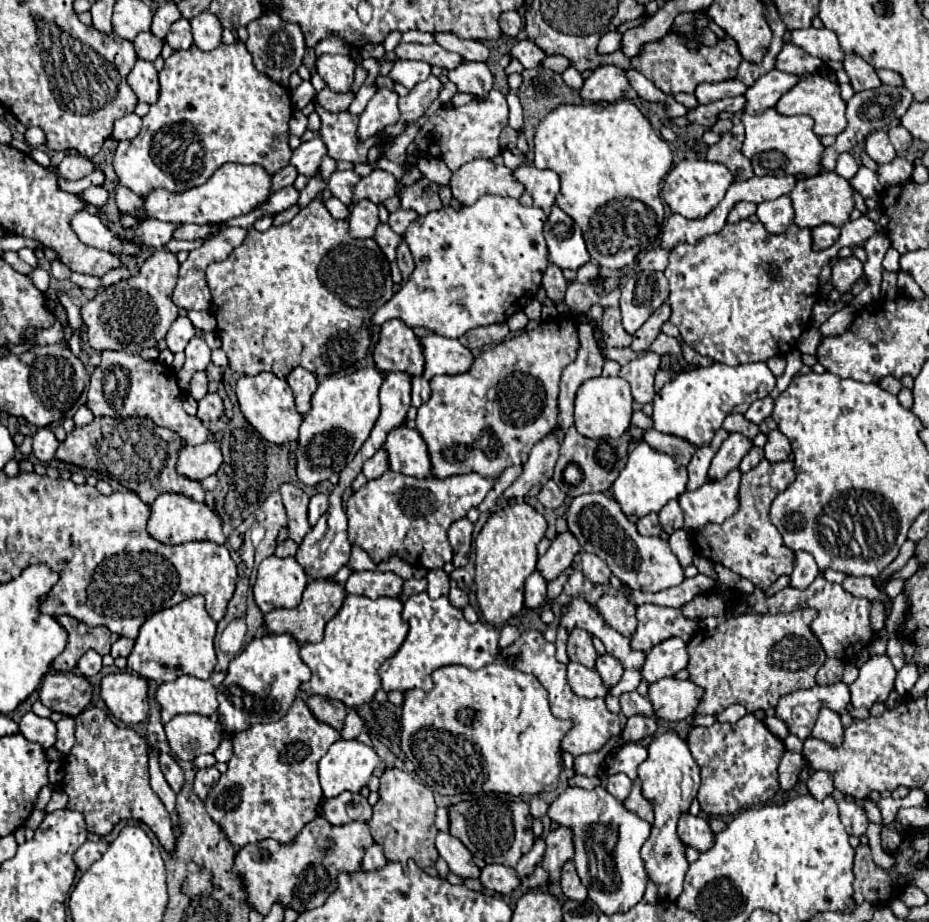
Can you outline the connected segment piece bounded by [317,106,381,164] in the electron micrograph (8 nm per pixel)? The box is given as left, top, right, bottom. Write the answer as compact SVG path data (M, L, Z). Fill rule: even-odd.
M317 106L317 114L321 116L319 136L327 144L329 156L335 160L349 160L355 164L363 164L367 162L367 150L381 142L379 136L373 136L363 144L357 142L355 130L357 130L359 116L353 116L349 112L331 114L321 106Z

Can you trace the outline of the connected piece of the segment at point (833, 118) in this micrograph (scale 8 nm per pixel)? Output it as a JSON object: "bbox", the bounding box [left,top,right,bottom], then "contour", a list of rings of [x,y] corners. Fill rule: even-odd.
{"bbox":[775,74,847,136],"contour":[[[811,74],[811,76],[805,76],[803,80],[799,80],[789,92],[785,92],[785,96],[781,96],[781,100],[775,104],[775,110],[785,116],[795,116],[795,114],[811,116],[815,120],[815,134],[817,136],[825,136],[825,134],[837,136],[847,126],[845,102],[839,94],[839,86],[833,84],[831,80],[823,78],[821,74]]]}

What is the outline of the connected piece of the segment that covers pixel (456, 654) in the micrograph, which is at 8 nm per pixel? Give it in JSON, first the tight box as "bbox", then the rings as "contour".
{"bbox":[379,592,501,692],"contour":[[[427,592],[413,594],[403,604],[401,618],[409,624],[409,634],[397,654],[393,654],[385,664],[379,668],[379,676],[383,682],[385,692],[409,692],[409,690],[425,690],[429,692],[433,688],[431,674],[433,670],[449,664],[463,664],[471,670],[479,670],[485,664],[497,662],[501,656],[499,650],[499,628],[483,622],[469,624],[463,618],[463,612],[455,606],[451,606],[447,596],[441,596],[437,600],[431,600]]]}

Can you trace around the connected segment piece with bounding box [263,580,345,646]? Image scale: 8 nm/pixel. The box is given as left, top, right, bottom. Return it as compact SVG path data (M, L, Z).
M311 580L307 584L307 588L303 592L303 600L297 608L273 610L273 612L263 616L265 630L267 630L267 634L289 632L299 642L299 646L303 646L307 642L321 642L323 640L323 628L339 612L343 598L345 598L345 590L337 582L333 582L333 580Z

